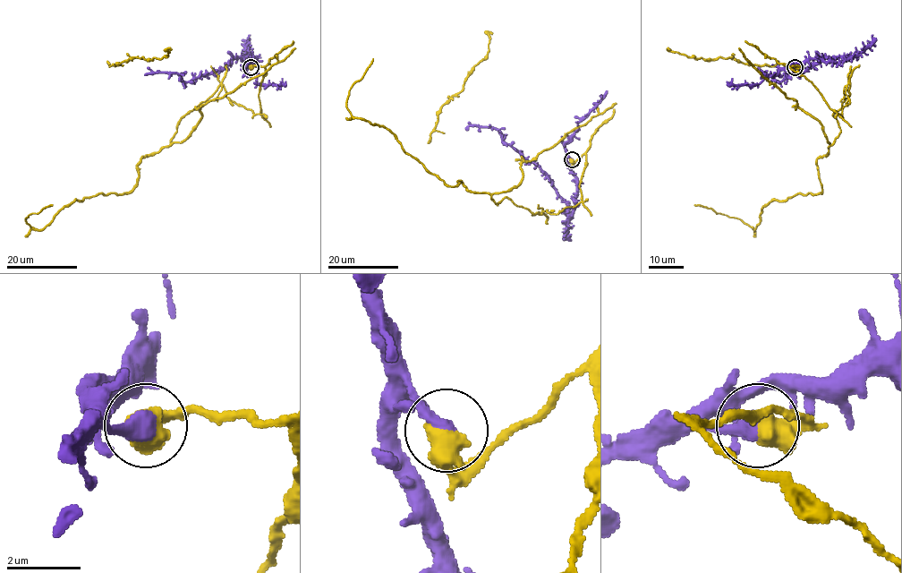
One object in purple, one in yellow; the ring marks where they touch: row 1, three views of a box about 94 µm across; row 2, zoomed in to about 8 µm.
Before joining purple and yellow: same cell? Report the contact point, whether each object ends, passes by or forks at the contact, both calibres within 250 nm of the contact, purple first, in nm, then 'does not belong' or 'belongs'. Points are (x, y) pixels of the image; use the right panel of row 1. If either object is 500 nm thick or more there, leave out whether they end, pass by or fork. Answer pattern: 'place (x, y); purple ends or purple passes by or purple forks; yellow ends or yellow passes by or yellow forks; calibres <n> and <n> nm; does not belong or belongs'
place (795, 67); calibres 460 and 500 nm; does not belong

